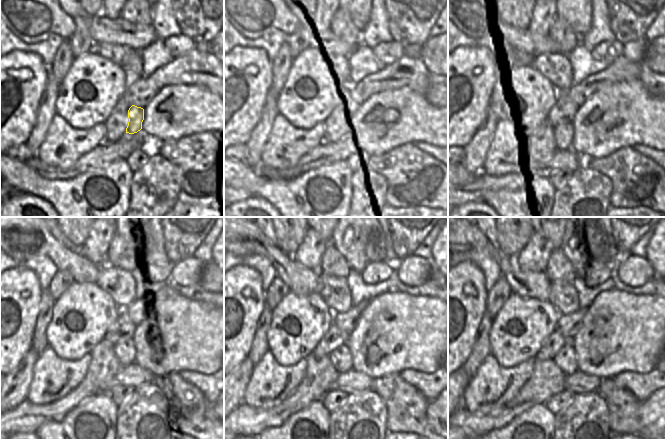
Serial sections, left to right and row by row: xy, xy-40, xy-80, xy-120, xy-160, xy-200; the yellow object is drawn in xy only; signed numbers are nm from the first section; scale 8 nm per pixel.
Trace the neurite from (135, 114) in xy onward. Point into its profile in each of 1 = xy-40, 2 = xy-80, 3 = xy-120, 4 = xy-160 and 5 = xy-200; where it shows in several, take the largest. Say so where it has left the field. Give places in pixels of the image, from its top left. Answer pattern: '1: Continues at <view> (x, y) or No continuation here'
1: Continues at xy-40 (354, 119)
2: Continues at xy-80 (564, 133)
3: Continues at xy-120 (123, 352)
4: Continues at xy-160 (341, 358)
5: Continues at xy-200 (566, 360)

